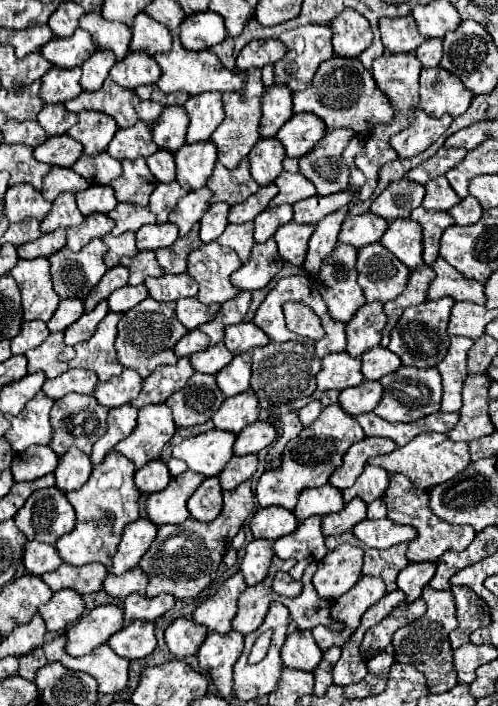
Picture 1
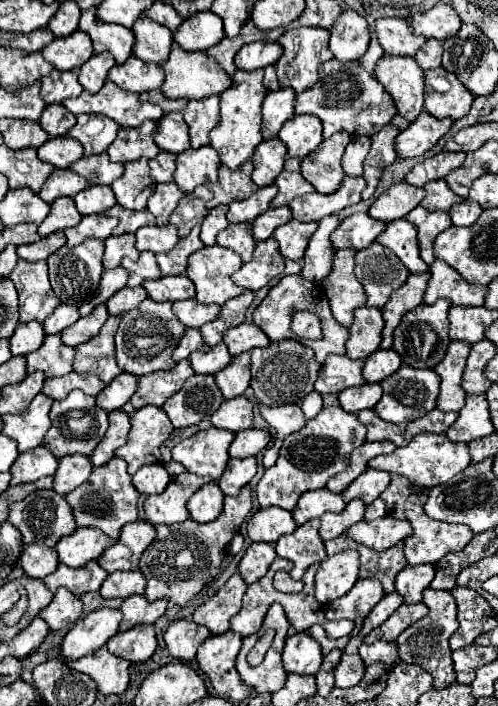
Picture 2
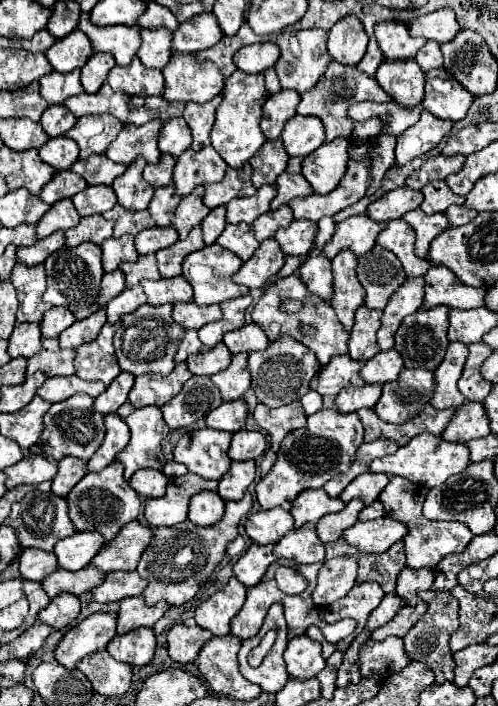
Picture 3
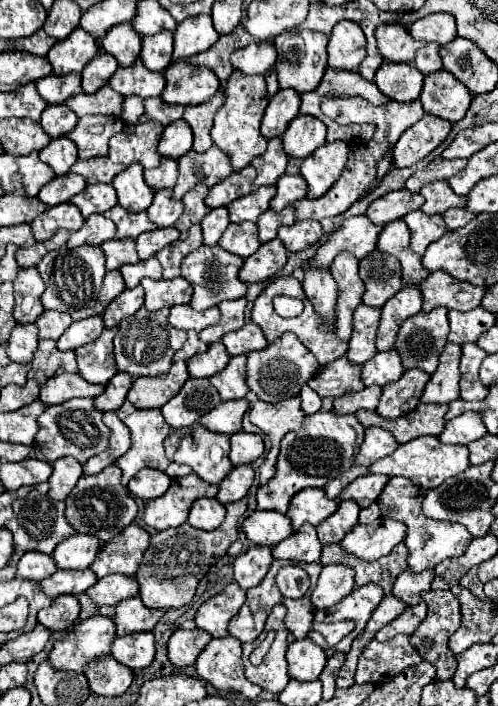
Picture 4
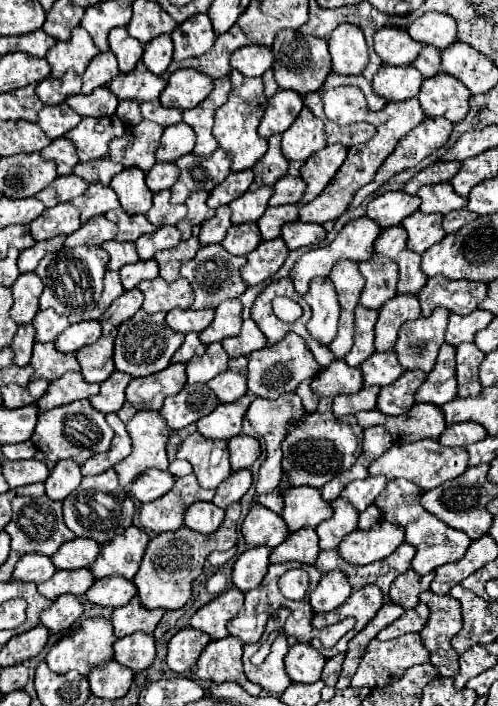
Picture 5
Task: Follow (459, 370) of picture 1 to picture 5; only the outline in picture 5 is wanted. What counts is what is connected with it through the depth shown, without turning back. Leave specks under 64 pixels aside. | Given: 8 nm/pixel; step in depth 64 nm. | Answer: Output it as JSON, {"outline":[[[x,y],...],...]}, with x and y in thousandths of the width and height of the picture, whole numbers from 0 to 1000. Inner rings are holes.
{"outline":[[[888,487],[871,524],[855,533],[855,541],[835,558],[835,569],[859,569],[888,575],[912,567],[920,558],[916,550],[916,493]]]}

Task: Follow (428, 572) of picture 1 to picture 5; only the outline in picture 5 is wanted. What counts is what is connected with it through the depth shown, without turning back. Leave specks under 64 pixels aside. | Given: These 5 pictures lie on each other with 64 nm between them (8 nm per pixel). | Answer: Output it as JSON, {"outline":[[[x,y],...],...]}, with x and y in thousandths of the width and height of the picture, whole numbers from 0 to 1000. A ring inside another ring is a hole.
{"outline":[[[827,805],[819,810],[811,810],[807,816],[799,816],[791,824],[787,824],[787,833],[783,833],[783,850],[811,858],[815,864],[819,861],[831,861],[839,853],[843,853],[843,841],[855,839],[863,833],[863,824],[871,819],[871,810],[863,813],[835,813]]]}

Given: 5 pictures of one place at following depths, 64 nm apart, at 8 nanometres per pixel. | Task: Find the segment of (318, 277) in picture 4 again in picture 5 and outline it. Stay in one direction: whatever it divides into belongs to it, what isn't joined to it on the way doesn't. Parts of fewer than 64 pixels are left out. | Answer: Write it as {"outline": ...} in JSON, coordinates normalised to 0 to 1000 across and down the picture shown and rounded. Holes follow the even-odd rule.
{"outline":[[[627,394],[622,411],[610,425],[627,436],[627,450],[618,456],[618,470],[647,487],[667,484],[679,473],[679,419],[663,394]]]}

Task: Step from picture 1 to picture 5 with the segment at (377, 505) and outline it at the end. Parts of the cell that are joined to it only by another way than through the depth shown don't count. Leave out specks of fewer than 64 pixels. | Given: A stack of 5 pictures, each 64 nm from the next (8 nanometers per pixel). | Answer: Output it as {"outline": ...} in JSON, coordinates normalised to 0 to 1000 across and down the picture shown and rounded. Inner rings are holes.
{"outline":[[[747,714],[747,717],[739,717],[731,725],[723,725],[723,748],[727,751],[739,751],[751,739],[759,739],[759,734],[763,734],[763,722]]]}

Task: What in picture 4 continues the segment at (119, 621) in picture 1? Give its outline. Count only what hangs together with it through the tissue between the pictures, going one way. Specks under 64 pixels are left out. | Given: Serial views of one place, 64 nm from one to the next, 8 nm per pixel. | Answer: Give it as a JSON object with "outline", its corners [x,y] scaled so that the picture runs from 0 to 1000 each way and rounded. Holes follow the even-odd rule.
{"outline":[[[185,873],[153,884],[129,901],[129,907],[116,907],[96,935],[116,949],[165,952],[165,946],[181,935],[193,935],[193,929],[221,924],[221,912],[229,904],[229,878],[217,873]]]}

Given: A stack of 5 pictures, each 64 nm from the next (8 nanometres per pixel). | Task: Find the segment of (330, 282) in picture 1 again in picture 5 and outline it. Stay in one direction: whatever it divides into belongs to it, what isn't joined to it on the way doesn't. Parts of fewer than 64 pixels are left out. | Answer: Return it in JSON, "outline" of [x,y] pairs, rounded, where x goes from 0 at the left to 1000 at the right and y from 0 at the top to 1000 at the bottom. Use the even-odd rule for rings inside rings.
{"outline":[[[679,368],[663,388],[671,408],[679,414],[683,428],[683,456],[679,456],[679,476],[663,487],[675,507],[691,507],[695,499],[707,493],[711,479],[711,436],[719,431],[723,414],[731,408],[731,394],[719,385],[719,374],[703,368]]]}

